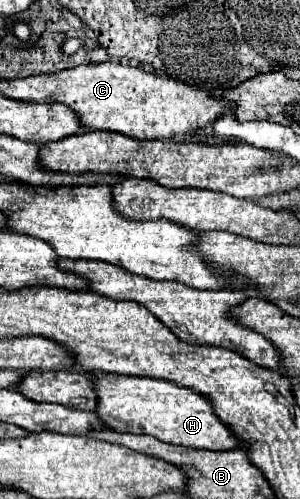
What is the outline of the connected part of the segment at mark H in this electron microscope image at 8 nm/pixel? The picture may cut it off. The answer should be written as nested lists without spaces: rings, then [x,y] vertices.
[[[103,372],[91,374],[95,374],[95,390],[99,394],[95,412],[103,418],[103,422],[107,422],[109,428],[117,432],[147,434],[169,444],[207,450],[233,450],[247,446],[217,418],[211,400],[197,390],[157,378],[115,376]]]

